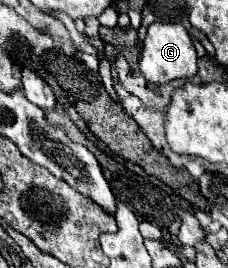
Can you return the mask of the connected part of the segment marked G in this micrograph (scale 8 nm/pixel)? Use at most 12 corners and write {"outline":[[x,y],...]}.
{"outline":[[152,24],[140,72],[156,86],[192,78],[196,48],[182,24]]}

